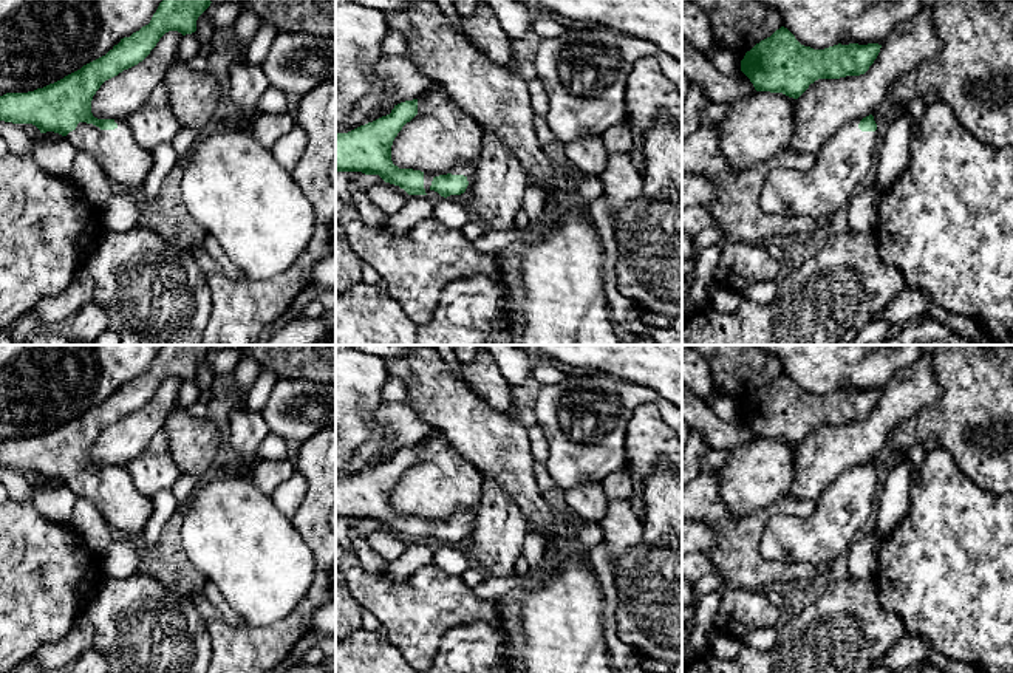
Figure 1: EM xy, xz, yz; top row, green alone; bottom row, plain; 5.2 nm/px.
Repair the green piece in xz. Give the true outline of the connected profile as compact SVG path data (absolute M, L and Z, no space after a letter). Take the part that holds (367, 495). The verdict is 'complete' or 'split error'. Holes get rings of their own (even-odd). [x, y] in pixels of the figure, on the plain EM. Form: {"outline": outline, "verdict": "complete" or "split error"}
{"outline": "M418 446L405 447L373 469L348 480L336 480L336 520L362 518L379 521L385 529L399 532L408 541L430 537L447 545L472 537L475 511L461 509L450 518L421 518L399 515L391 507L391 492L402 473L418 461Z", "verdict": "split error"}

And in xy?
{"outline": "M164 345L148 371L130 384L121 385L105 402L43 435L0 442L0 467L32 470L40 480L54 478L65 483L76 497L85 497L97 506L114 537L133 540L144 532L152 517L152 498L135 487L127 467L94 464L91 459L93 442L105 427L142 408L165 379L178 377L182 382L195 379L198 364L210 350L210 345Z", "verdict": "split error"}

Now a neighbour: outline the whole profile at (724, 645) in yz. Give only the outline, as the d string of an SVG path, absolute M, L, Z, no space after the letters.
M727 631L716 634L710 651L719 659L732 659L741 650L742 642Z

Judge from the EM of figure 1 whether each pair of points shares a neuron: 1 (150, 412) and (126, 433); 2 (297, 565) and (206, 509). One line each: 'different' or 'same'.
1: same
2: same

